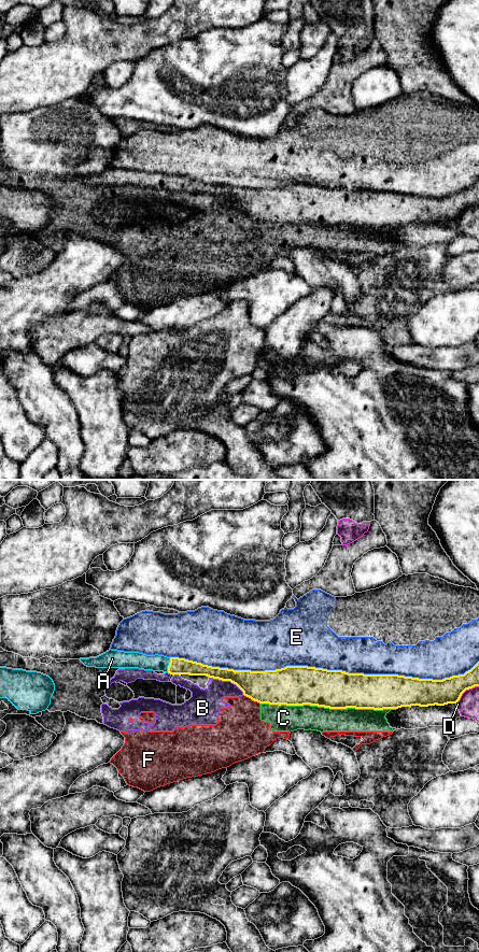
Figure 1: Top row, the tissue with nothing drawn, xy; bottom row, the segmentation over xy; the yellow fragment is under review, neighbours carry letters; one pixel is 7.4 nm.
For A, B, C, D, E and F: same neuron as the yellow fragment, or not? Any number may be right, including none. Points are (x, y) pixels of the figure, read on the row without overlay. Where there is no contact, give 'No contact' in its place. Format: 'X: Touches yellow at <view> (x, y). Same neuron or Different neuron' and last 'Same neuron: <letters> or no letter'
A: Touches yellow at xy (169, 183). Same neuron
B: Touches yellow at xy (227, 198). Different neuron
C: Touches yellow at xy (326, 225). Different neuron
D: Touches yellow at xy (465, 208). Different neuron
E: Touches yellow at xy (324, 187). Different neuron
F: Touches yellow at xy (252, 217). Different neuron
Same neuron: A

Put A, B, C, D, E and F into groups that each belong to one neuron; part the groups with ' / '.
A / B C F / D / E

